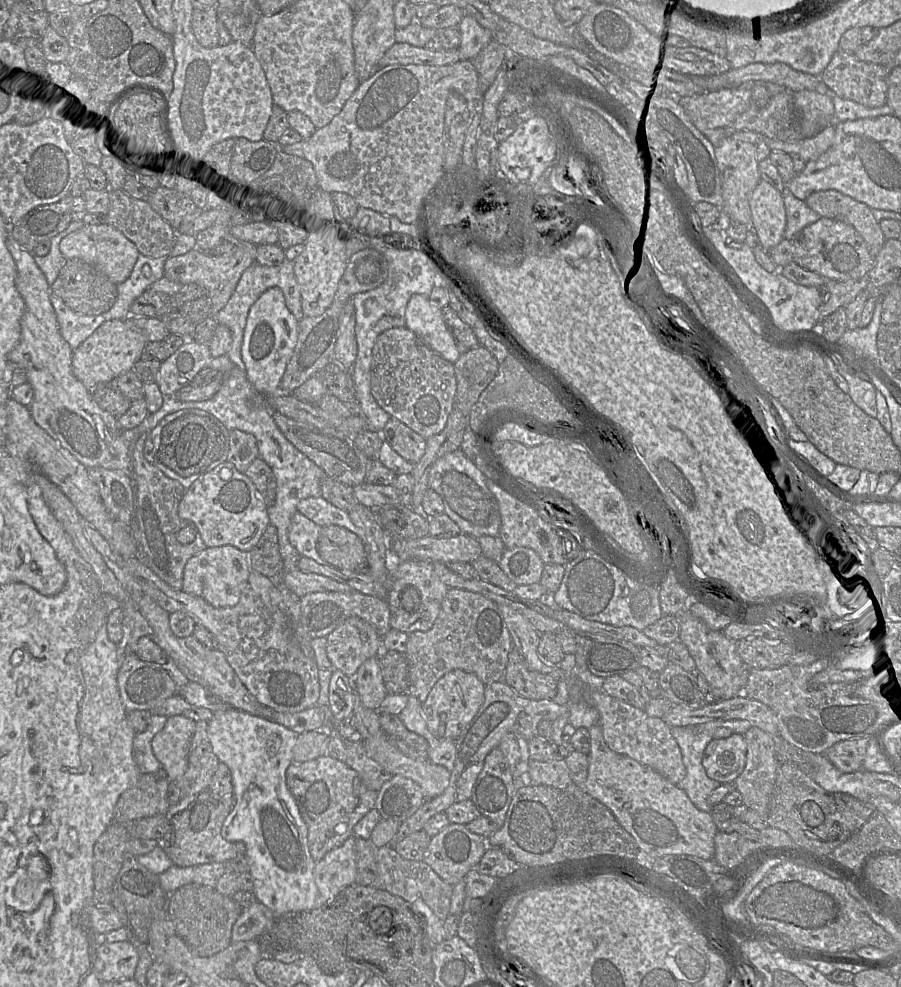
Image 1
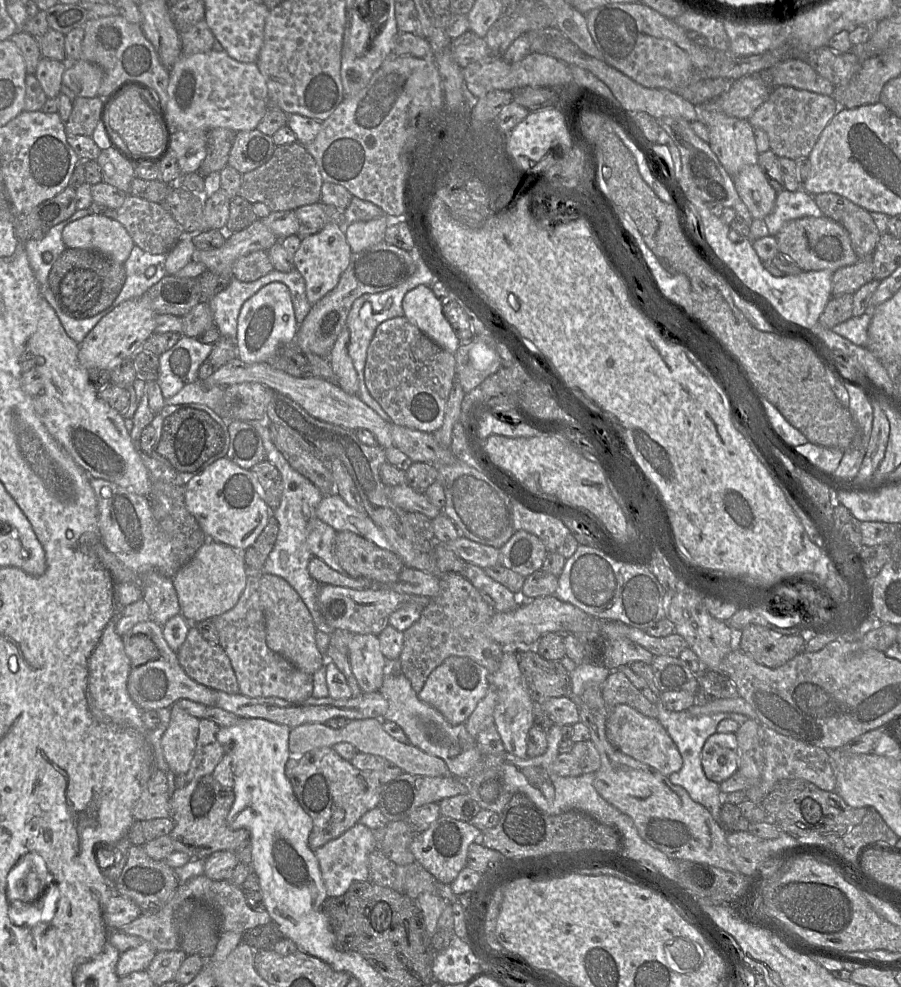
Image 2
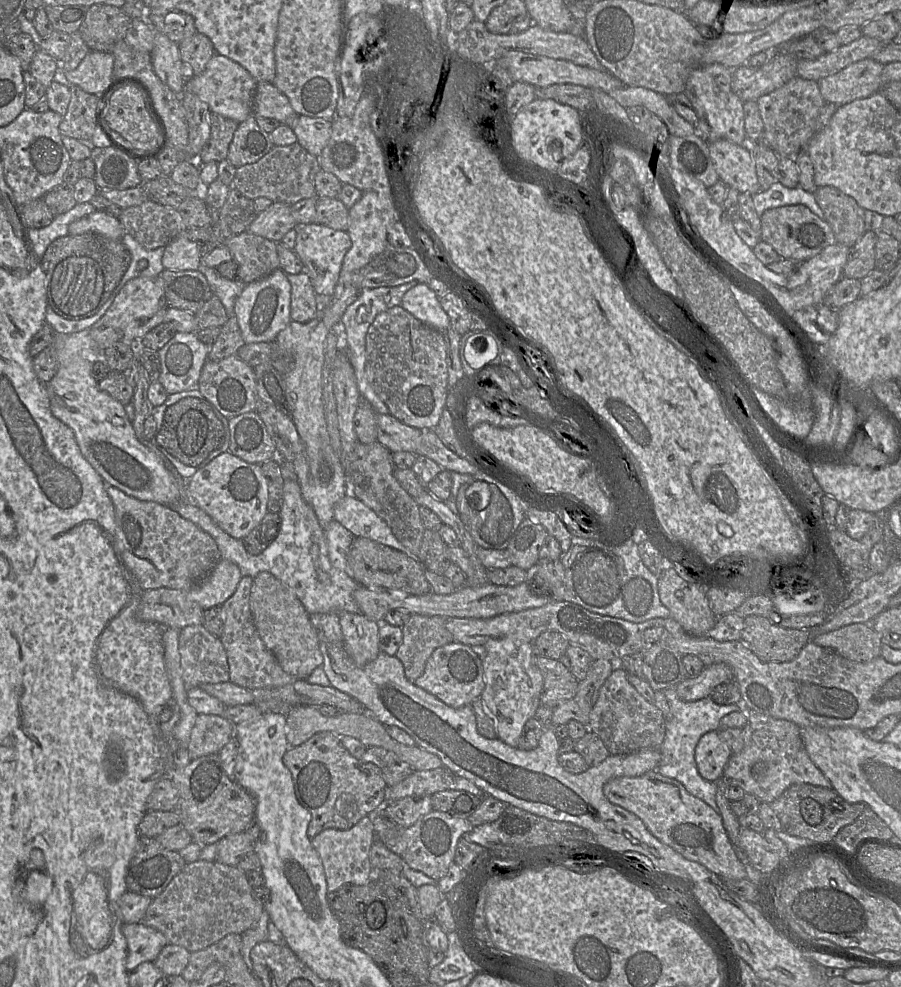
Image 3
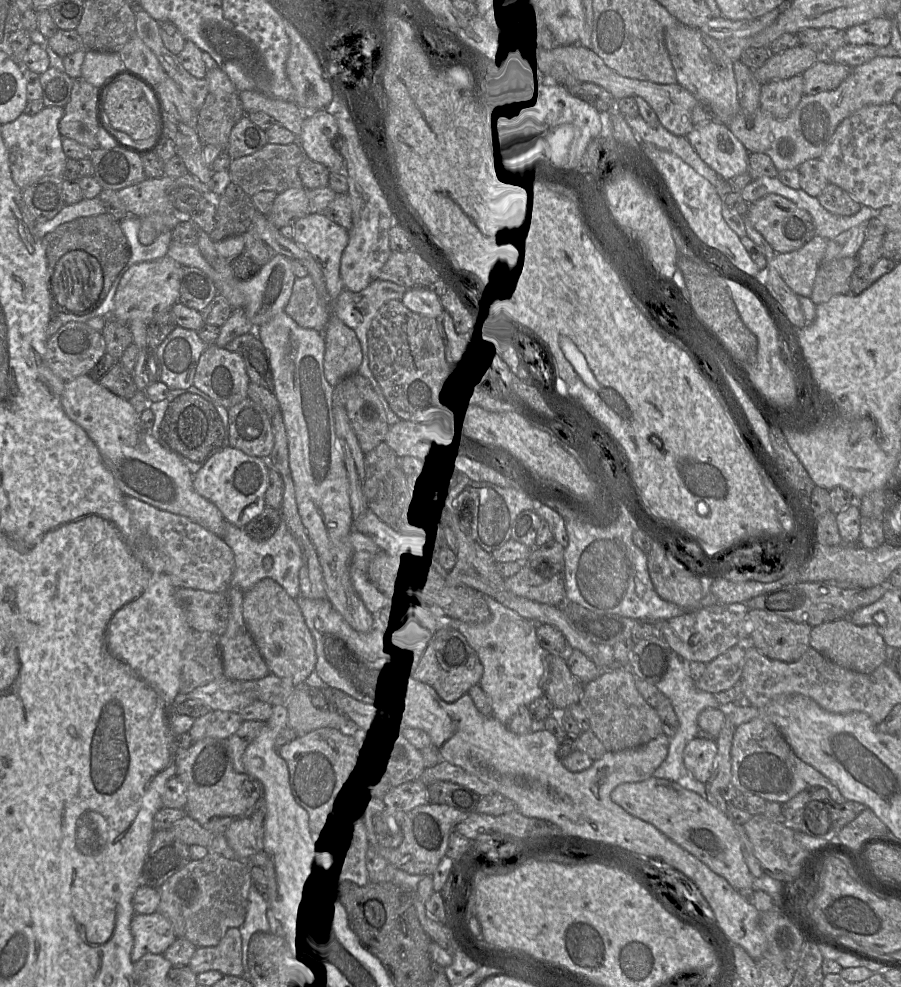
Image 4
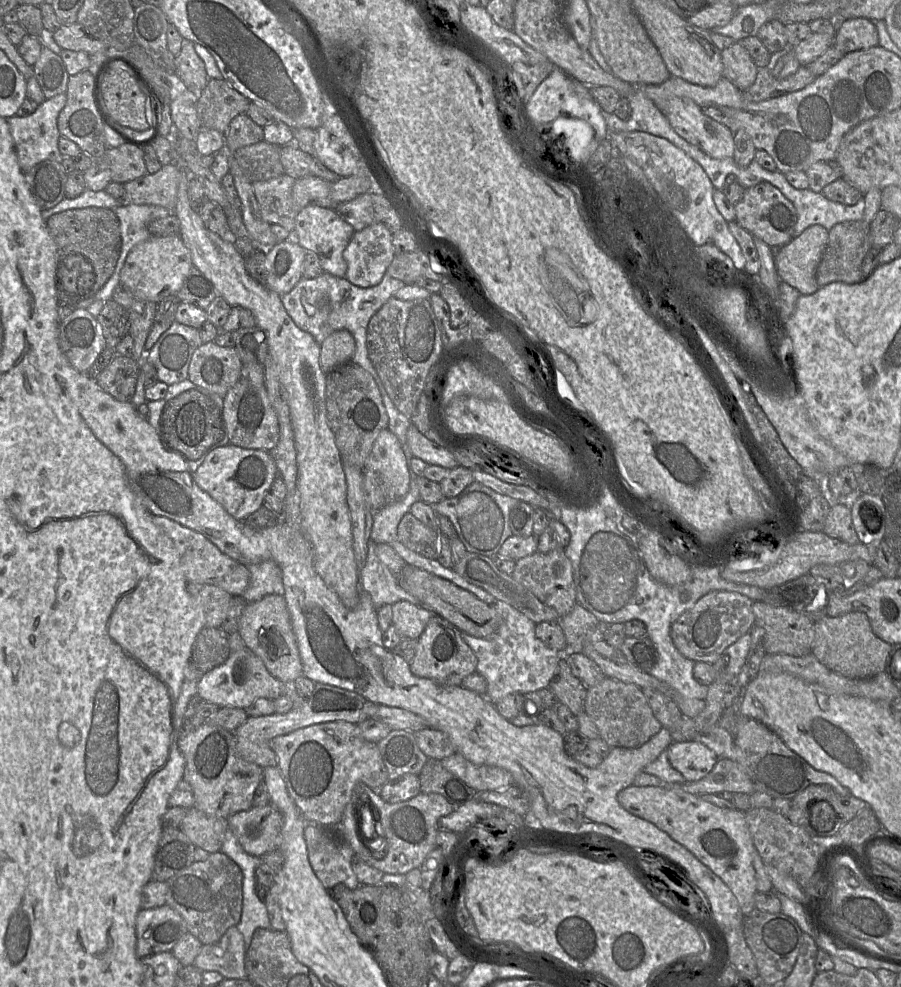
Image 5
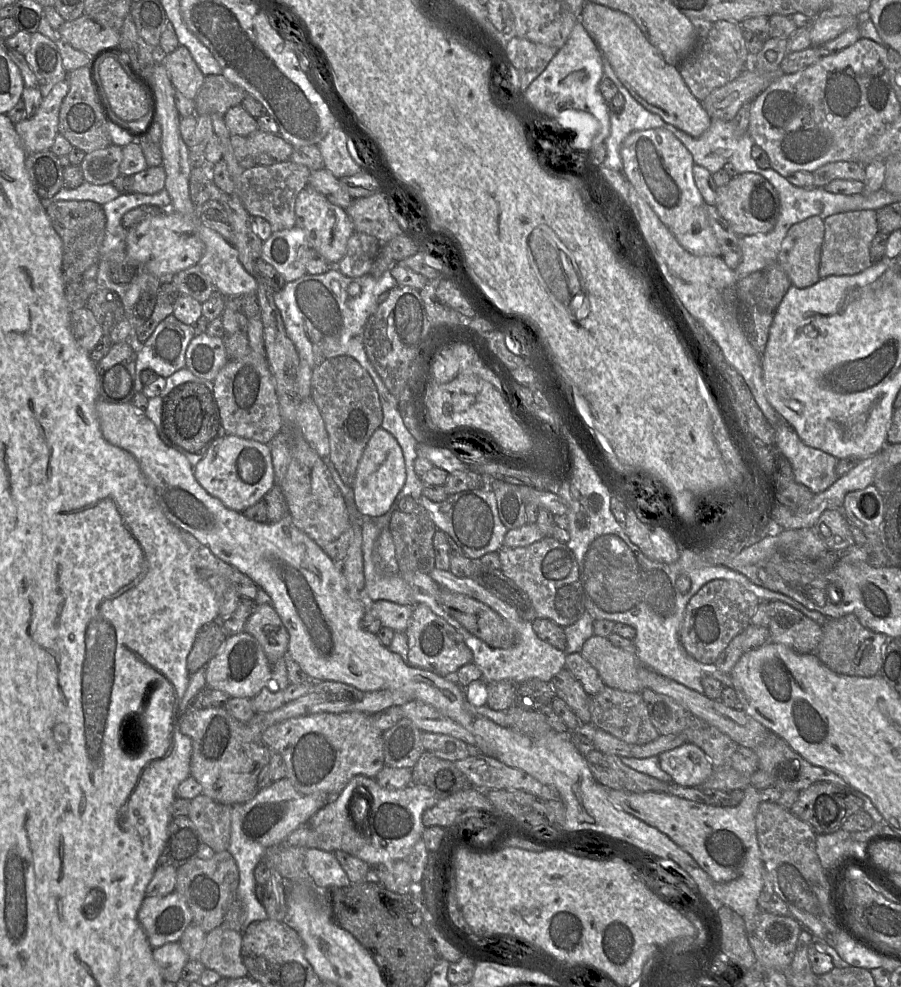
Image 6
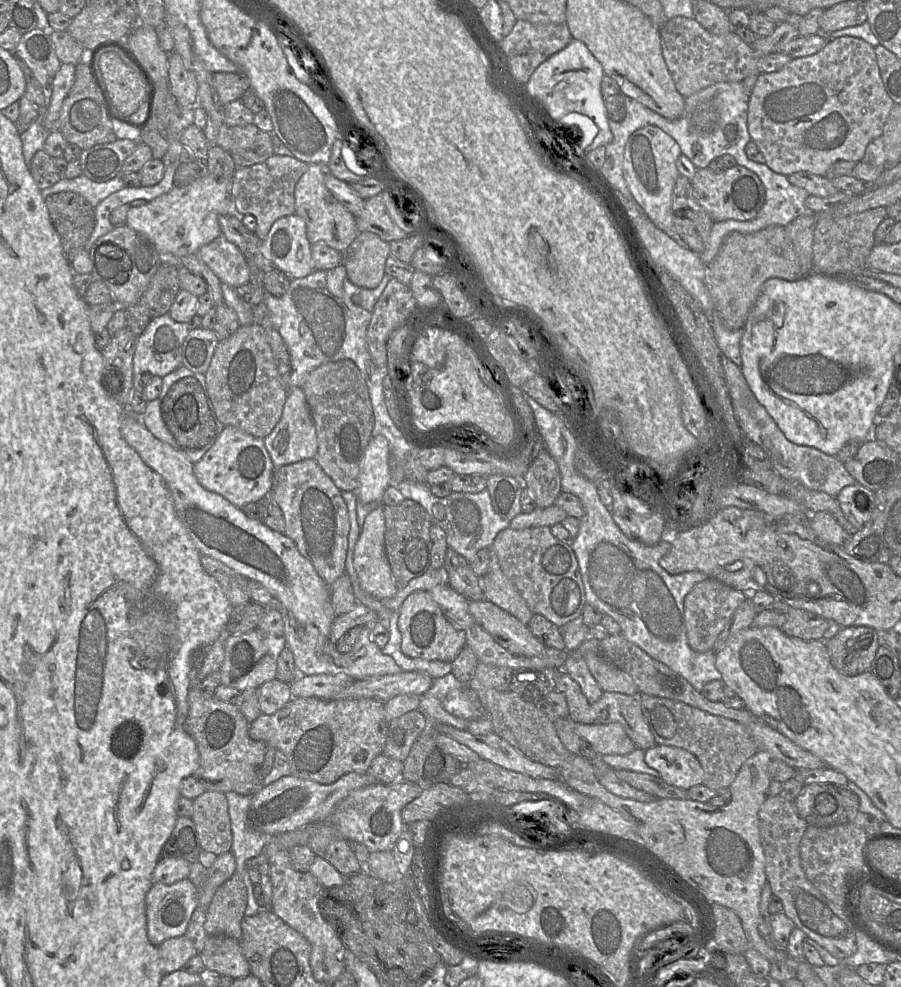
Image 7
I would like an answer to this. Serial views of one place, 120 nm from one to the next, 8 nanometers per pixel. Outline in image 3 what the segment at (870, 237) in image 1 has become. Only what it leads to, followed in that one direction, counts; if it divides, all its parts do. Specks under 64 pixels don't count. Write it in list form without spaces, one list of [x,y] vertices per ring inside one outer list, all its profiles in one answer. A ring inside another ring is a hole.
[[[831,186],[817,188],[813,194],[833,231],[836,243],[853,247],[867,231],[865,210],[852,197]]]

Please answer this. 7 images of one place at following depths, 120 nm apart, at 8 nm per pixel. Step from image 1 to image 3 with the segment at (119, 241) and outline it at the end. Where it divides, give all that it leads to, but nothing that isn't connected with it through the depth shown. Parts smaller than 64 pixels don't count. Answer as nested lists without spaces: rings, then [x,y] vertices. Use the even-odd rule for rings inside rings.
[[[96,211],[73,221],[68,227],[70,235],[76,236],[85,233],[95,233],[110,239],[121,240],[126,231],[119,218]]]

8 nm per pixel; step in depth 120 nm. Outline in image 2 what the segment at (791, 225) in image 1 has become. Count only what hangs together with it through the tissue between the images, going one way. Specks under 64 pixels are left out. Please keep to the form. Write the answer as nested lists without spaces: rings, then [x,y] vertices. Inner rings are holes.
[[[785,188],[777,193],[772,212],[763,221],[769,236],[776,236],[782,226],[803,217],[822,217],[823,213],[814,201],[814,197],[800,188],[789,191]]]

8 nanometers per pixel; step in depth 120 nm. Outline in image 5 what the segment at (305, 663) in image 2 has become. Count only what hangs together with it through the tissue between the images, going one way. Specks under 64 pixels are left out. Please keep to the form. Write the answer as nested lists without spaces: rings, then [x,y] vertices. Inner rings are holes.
[[[269,594],[258,601],[247,603],[239,620],[238,632],[246,647],[263,661],[269,673],[279,681],[294,683],[303,675],[297,640],[283,595]]]

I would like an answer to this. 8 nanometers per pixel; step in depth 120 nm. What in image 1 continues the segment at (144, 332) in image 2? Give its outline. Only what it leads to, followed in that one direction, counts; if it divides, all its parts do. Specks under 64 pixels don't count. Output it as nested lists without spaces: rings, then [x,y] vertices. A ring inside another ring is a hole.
[[[108,320],[73,351],[73,373],[87,389],[101,382],[110,383],[120,374],[134,368],[137,360],[145,352],[146,344],[145,337],[129,328],[125,320]]]

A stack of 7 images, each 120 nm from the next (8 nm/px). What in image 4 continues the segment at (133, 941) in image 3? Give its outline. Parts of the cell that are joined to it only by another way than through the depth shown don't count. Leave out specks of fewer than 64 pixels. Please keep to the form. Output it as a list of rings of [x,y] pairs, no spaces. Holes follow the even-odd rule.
[[[157,911],[135,914],[130,925],[134,937],[131,952],[133,964],[145,954],[163,954],[177,939],[169,919]]]

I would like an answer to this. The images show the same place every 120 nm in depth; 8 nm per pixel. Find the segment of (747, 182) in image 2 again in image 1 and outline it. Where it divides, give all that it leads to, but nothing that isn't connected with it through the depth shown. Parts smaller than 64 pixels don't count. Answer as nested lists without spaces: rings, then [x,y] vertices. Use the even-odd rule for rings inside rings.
[[[760,180],[750,197],[752,225],[765,250],[771,250],[784,239],[786,211],[783,195]]]

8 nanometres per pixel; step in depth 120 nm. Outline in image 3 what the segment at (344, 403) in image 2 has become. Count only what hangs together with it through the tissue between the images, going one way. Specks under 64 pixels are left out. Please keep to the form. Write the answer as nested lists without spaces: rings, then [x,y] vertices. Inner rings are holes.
[[[378,414],[377,441],[391,453],[411,452],[416,454],[423,431],[408,426],[392,415]]]

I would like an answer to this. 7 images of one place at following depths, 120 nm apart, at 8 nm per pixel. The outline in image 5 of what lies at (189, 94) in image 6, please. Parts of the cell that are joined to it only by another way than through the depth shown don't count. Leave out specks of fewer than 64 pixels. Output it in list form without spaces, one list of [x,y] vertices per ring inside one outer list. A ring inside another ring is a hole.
[[[183,39],[181,51],[175,56],[175,74],[193,94],[199,94],[209,80],[204,62],[197,55],[192,41]]]

